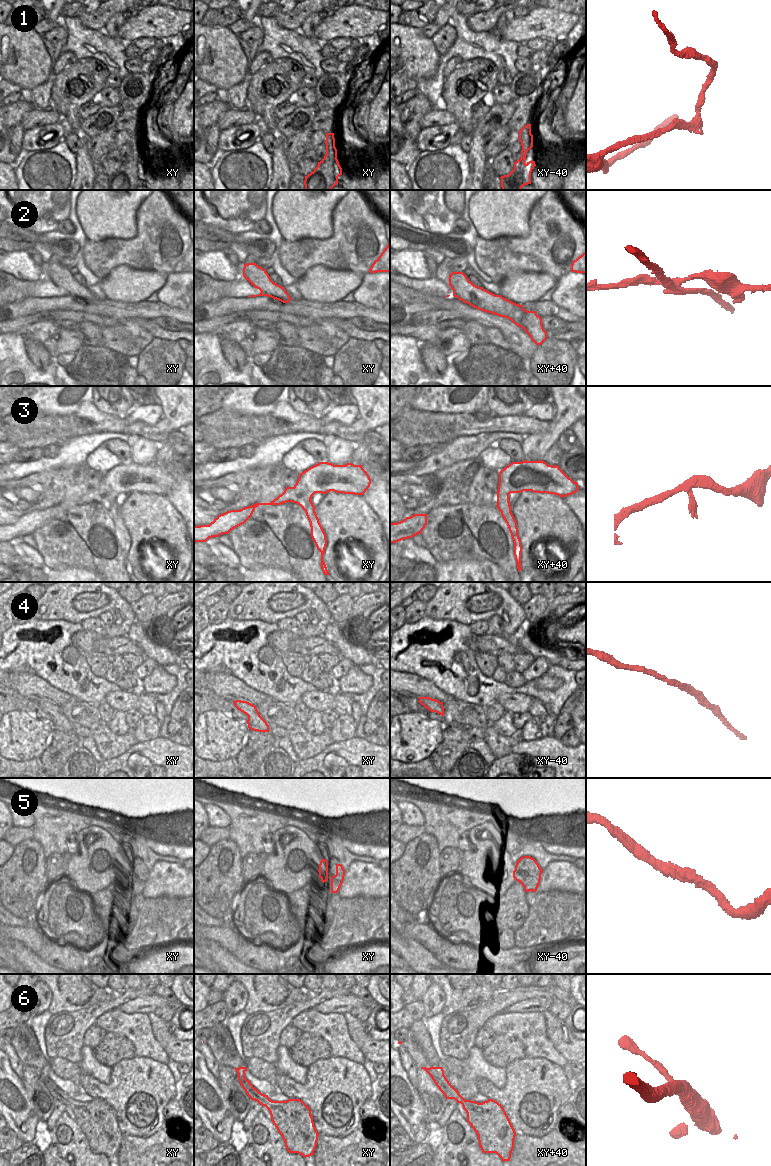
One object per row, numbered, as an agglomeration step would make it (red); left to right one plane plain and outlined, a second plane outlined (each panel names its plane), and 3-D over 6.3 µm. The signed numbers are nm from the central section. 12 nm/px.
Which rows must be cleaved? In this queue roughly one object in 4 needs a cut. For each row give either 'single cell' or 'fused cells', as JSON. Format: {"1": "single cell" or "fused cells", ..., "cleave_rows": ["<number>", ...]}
{"1": "single cell", "2": "fused cells", "3": "single cell", "4": "single cell", "5": "single cell", "6": "single cell", "cleave_rows": ["2"]}

